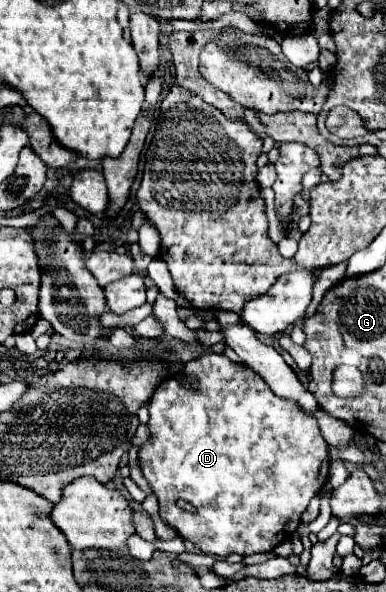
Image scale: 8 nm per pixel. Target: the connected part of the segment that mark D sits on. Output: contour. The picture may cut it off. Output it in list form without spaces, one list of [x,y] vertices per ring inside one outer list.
[[[209,353],[203,357],[197,357],[193,361],[189,361],[183,371],[171,379],[165,379],[165,383],[161,383],[151,401],[151,419],[149,419],[149,431],[151,437],[149,441],[139,449],[139,461],[141,461],[141,469],[143,475],[147,479],[147,483],[151,485],[155,497],[159,499],[159,515],[161,519],[173,527],[179,537],[191,541],[197,549],[201,549],[203,553],[213,553],[219,557],[225,557],[229,553],[239,553],[239,555],[251,555],[251,553],[261,553],[261,551],[271,551],[275,549],[281,541],[287,541],[293,537],[299,521],[301,521],[301,513],[307,509],[309,501],[323,489],[323,485],[327,483],[327,473],[329,473],[329,445],[321,435],[321,429],[317,425],[317,419],[311,415],[305,415],[295,403],[289,403],[281,397],[277,397],[269,385],[257,375],[253,373],[253,369],[233,363],[229,361],[225,355],[217,355],[217,353]]]

